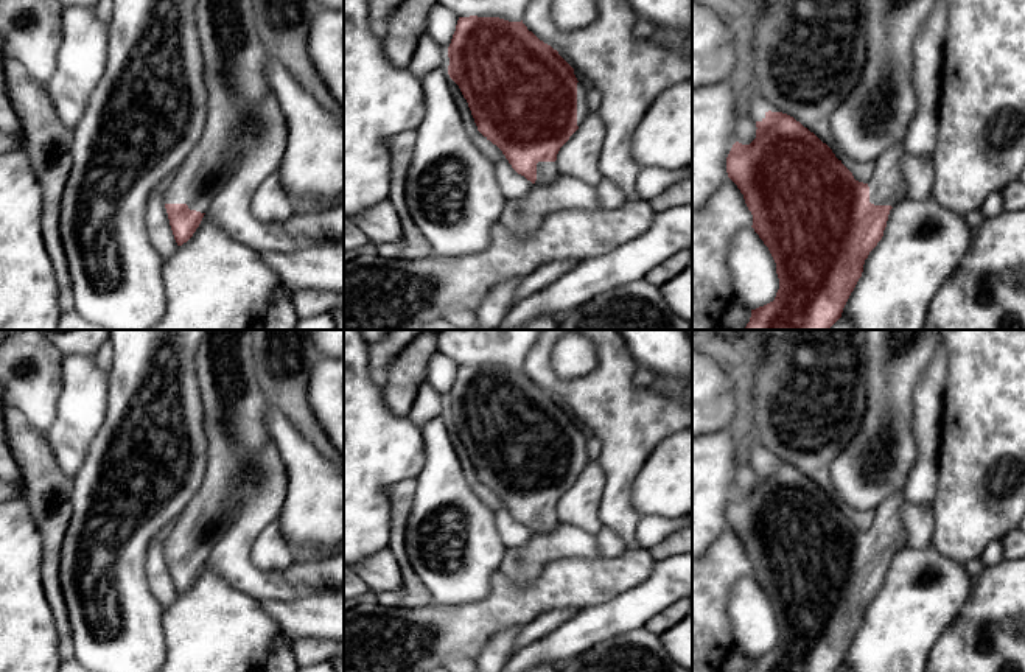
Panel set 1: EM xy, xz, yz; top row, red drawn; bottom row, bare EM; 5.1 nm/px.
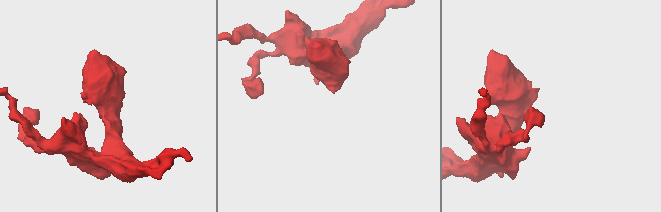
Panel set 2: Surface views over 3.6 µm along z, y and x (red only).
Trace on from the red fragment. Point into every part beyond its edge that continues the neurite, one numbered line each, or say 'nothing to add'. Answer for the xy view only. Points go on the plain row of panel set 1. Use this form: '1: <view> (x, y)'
1: xy (234, 409)

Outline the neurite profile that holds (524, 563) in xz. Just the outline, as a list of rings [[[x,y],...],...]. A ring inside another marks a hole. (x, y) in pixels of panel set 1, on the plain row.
[[[558,523],[551,530],[532,532],[526,544],[507,549],[499,571],[509,580],[526,585],[538,579],[547,563],[566,557],[602,555],[594,535],[577,526]]]

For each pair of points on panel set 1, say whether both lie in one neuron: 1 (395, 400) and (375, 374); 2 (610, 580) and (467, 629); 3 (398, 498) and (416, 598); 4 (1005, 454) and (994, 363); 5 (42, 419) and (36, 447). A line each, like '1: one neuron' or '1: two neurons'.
1: two neurons
2: one neuron
3: one neuron
4: one neuron
5: two neurons

